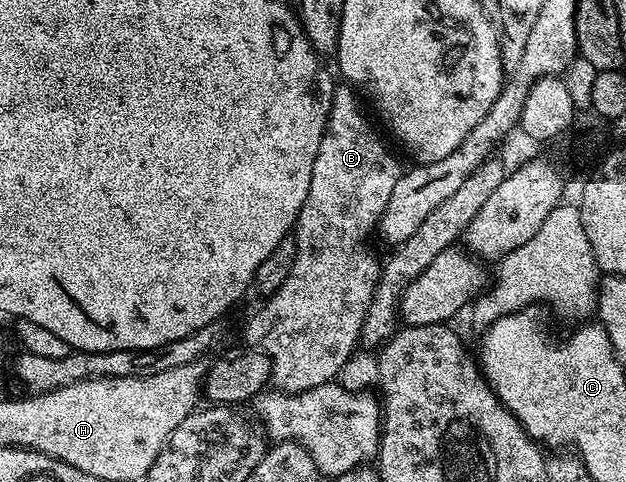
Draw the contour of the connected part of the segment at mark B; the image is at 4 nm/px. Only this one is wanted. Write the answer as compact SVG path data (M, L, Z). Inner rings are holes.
M334 87L333 97L331 98L331 110L329 111L329 121L325 127L323 138L319 142L319 154L315 154L315 166L311 174L309 193L303 202L301 212L297 216L295 225L297 253L295 254L295 262L291 266L291 274L287 278L287 282L283 282L283 286L279 286L279 290L276 294L268 297L268 299L262 303L265 305L250 318L249 325L245 328L244 343L250 348L258 348L263 354L267 354L267 358L271 358L270 377L272 387L283 392L290 393L311 390L315 386L330 383L334 378L340 377L343 362L347 362L347 358L355 351L355 345L361 339L361 327L365 321L367 310L371 306L371 298L377 289L377 282L381 279L382 261L380 259L377 261L376 254L365 245L365 239L367 239L372 232L374 235L374 233L378 231L381 215L383 214L383 210L387 210L387 202L391 199L391 190L395 190L395 182L399 182L403 165L389 153L389 148L381 141L380 134L369 125L368 118L361 113L360 103L362 104L362 101L359 99L358 93L354 91L352 87Z

